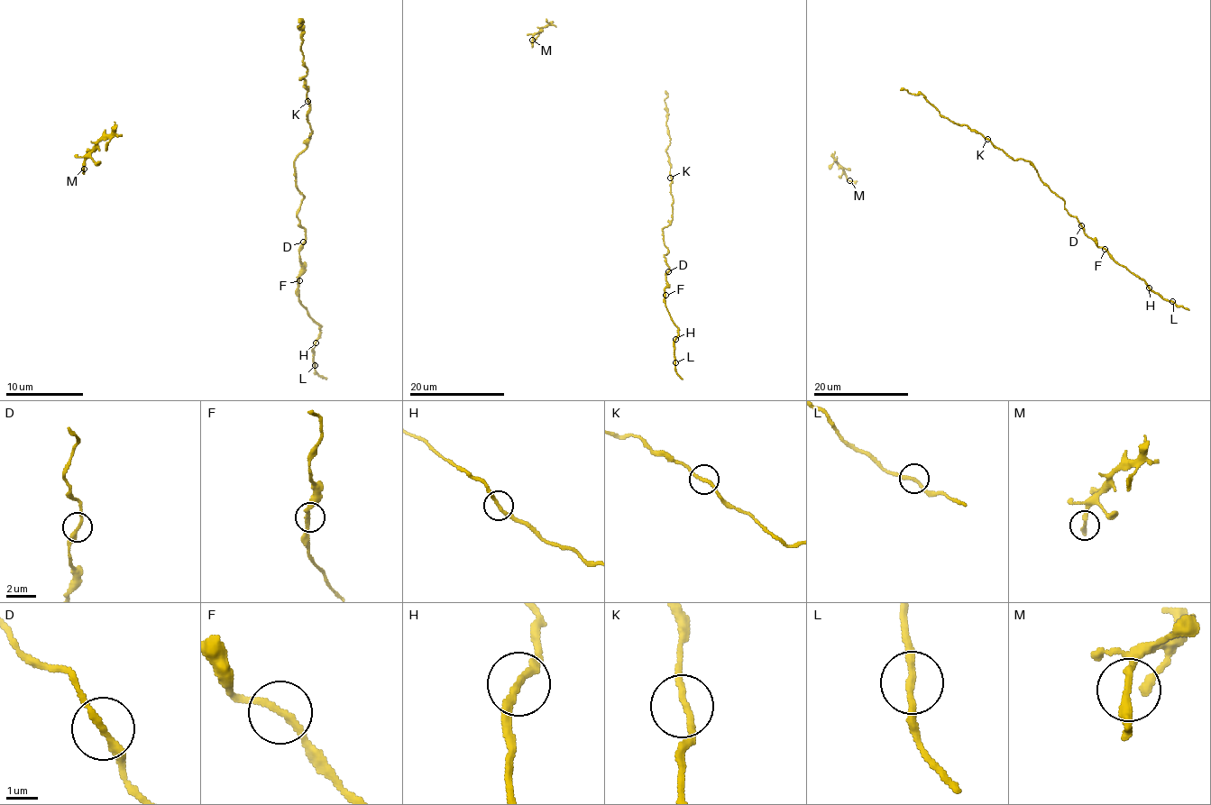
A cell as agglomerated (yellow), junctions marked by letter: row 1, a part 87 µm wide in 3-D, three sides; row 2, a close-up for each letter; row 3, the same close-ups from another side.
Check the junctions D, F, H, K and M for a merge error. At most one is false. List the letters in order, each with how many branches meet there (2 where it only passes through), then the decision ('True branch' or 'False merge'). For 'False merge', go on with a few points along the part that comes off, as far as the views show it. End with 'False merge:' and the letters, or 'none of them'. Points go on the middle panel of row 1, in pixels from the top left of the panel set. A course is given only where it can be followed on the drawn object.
D: Branches: 2. True branch
F: Branches: 2. True branch
H: Branches: 2. False merge. Course of the part to remove: (675, 339), (675, 371), (682, 379)
K: Branches: 2. True branch
M: Branches: 2. True branch
False merge: H

